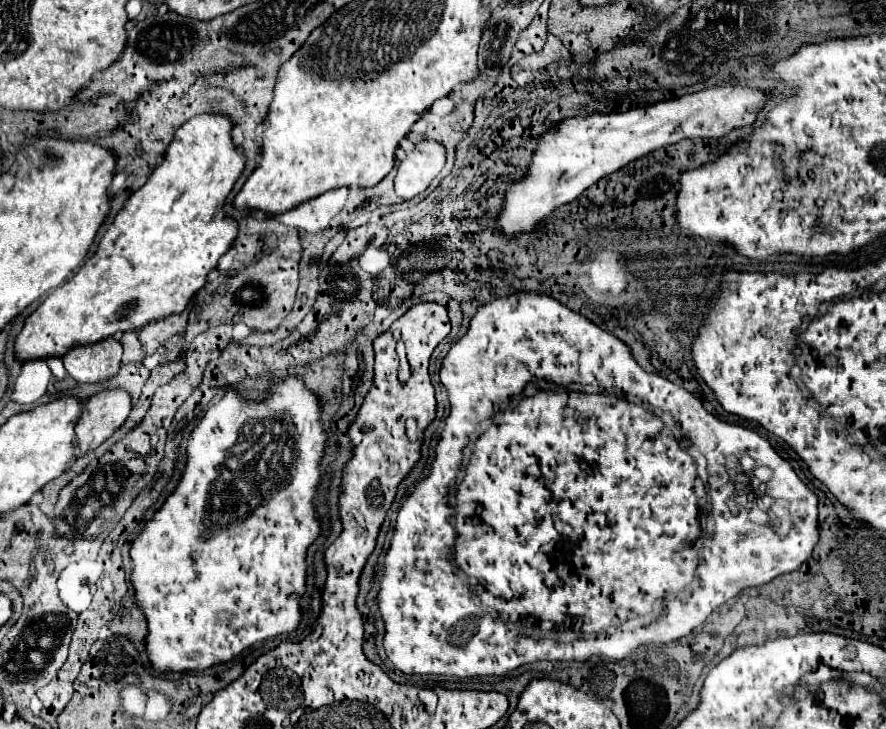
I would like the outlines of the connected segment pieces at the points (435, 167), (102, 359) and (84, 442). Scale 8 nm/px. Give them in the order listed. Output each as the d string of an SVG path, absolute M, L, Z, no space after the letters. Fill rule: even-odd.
M436 140L420 142L412 152L406 152L406 158L400 162L394 188L400 198L414 198L424 192L430 182L440 174L446 162L446 150Z
M106 338L100 340L98 344L72 348L62 358L62 362L66 372L76 382L96 384L116 376L120 368L120 356L122 356L122 344L114 338Z
M102 390L96 396L88 398L74 428L74 444L78 456L92 452L106 438L110 438L114 430L124 424L130 410L132 402L124 390Z

